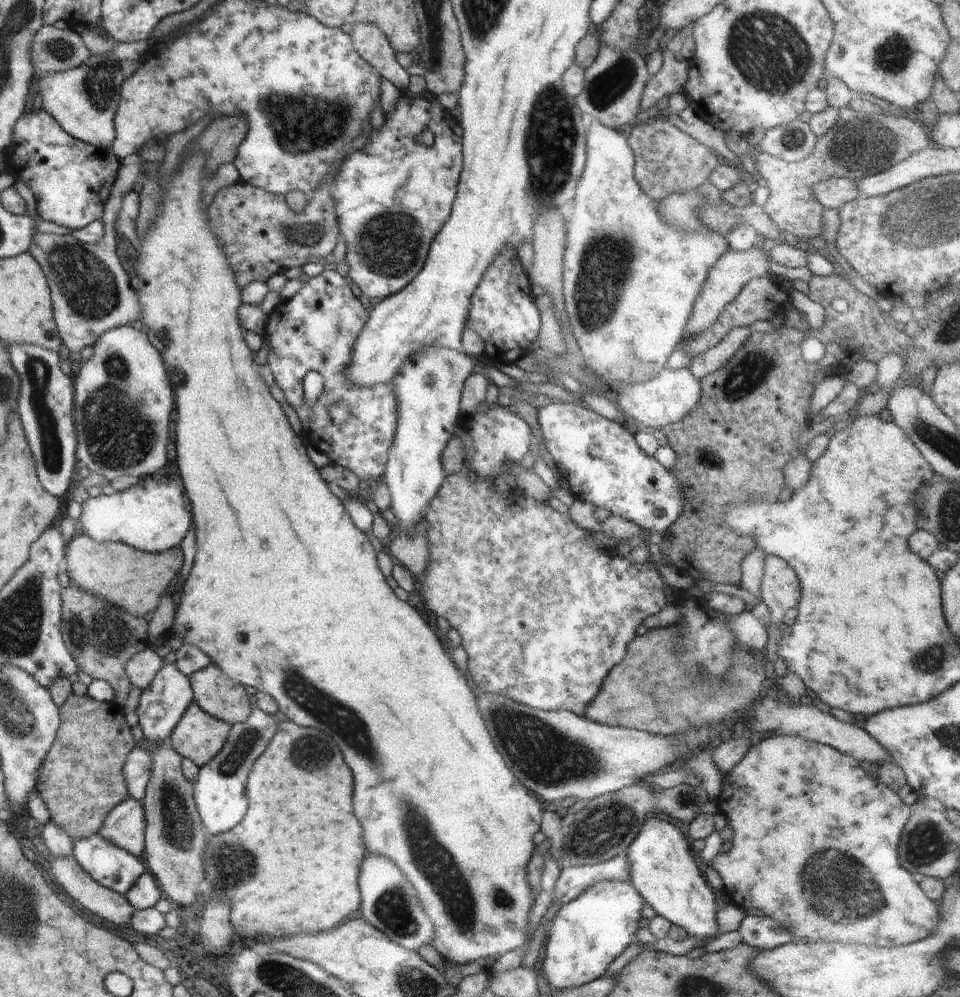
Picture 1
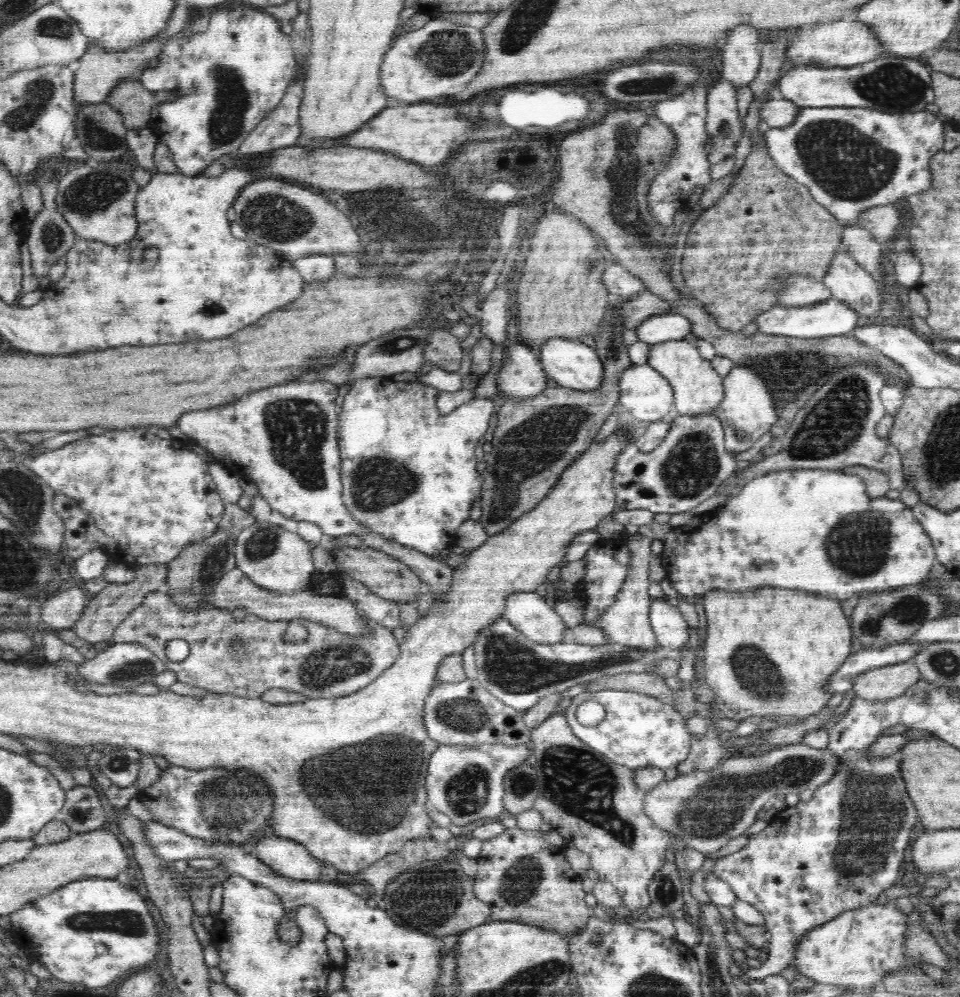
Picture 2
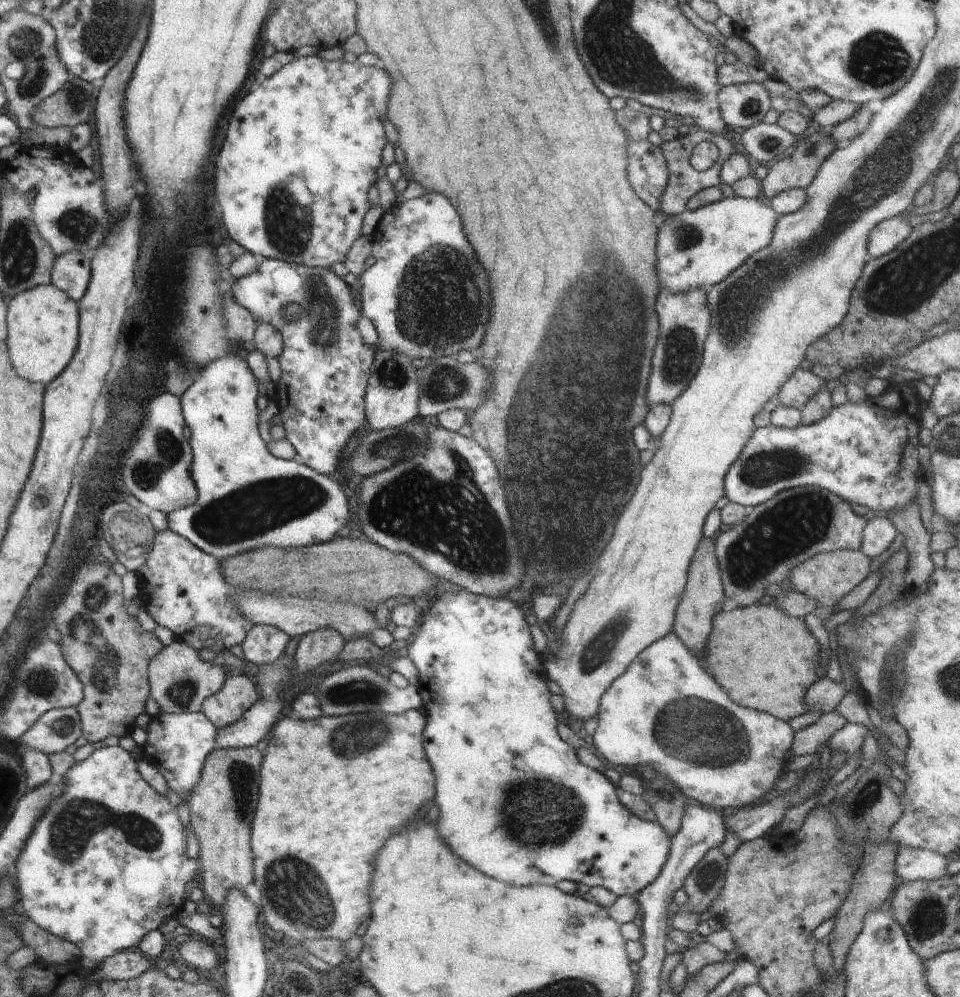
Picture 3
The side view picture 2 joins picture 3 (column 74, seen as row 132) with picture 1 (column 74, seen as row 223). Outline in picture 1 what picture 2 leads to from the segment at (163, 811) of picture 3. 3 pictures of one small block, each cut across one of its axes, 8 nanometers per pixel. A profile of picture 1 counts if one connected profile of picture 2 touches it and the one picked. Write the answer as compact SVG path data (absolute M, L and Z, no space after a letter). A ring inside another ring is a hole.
M96 833L86 840L73 840L72 857L76 862L96 881L98 884L125 895L139 878L147 871L146 863L143 859L132 856L117 844L112 844L111 840L106 840Z

